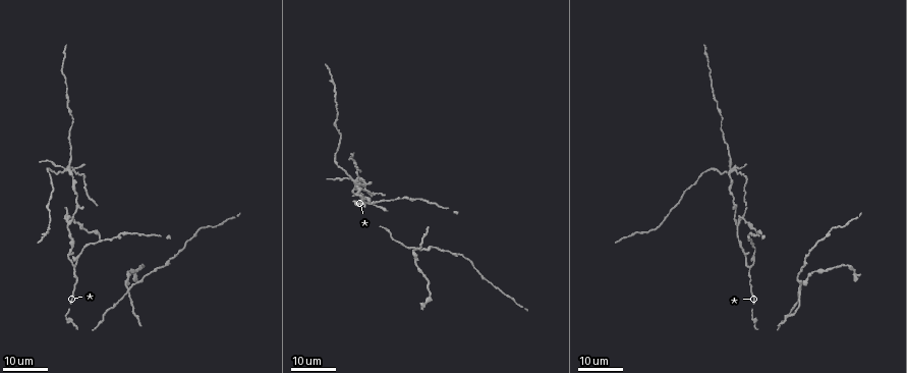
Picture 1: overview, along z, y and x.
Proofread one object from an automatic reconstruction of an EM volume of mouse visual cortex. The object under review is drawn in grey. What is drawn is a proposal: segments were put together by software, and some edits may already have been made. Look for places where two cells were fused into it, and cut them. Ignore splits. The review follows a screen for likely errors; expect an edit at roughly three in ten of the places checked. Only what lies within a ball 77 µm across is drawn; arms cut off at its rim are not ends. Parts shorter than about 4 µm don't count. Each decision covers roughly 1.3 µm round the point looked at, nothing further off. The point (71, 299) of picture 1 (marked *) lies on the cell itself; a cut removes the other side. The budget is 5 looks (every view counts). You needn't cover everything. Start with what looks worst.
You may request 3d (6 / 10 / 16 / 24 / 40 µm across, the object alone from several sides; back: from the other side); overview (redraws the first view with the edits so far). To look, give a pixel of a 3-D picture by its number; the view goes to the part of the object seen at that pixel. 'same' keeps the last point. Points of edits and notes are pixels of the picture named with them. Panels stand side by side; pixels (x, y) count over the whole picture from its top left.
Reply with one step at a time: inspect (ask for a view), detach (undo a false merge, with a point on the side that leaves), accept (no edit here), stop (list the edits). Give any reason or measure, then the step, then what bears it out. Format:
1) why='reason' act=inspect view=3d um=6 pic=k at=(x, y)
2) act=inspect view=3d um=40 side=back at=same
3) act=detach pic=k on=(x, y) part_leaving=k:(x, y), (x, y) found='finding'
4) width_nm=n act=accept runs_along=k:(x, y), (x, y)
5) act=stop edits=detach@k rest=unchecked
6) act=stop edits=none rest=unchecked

act=inspect view=3d um=16 pic=1 at=(736, 222)

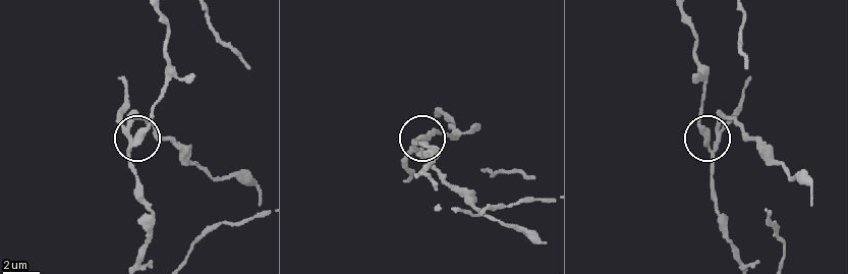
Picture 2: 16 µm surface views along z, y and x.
why='zoom in' act=inspect view=3d um=6 pic=2 at=(135, 137)

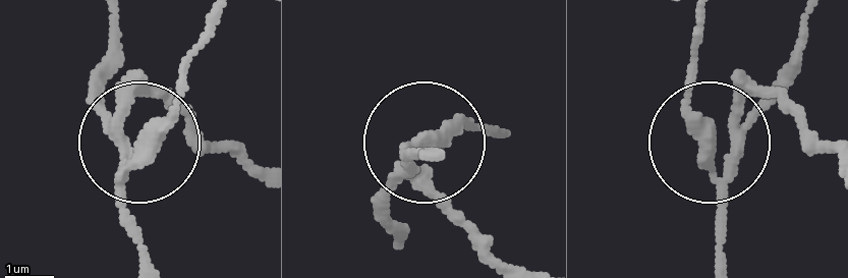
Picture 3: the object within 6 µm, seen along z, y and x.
act=detach pic=3 on=(116, 119) part_leaving=3:(119, 185), (123, 116), (155, 92), (228, 153) found='two cells meet here'

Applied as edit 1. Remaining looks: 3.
act=inspect view=overview

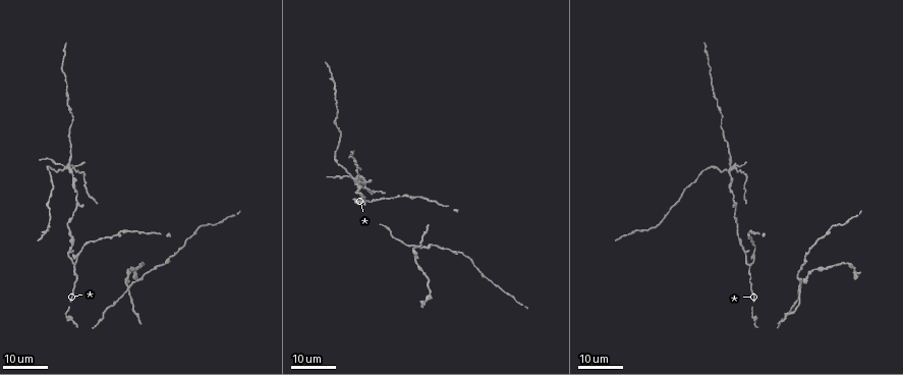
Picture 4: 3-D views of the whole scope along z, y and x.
act=inspect view=3d um=16 pic=4 at=(128, 287)

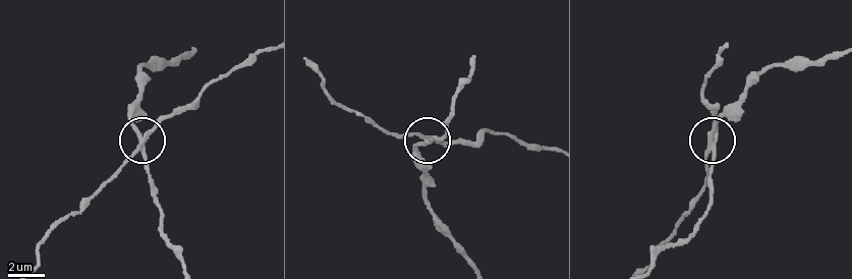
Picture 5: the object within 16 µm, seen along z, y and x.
why='zoom in' act=inspect view=3d um=10 pic=5 at=(715, 134)

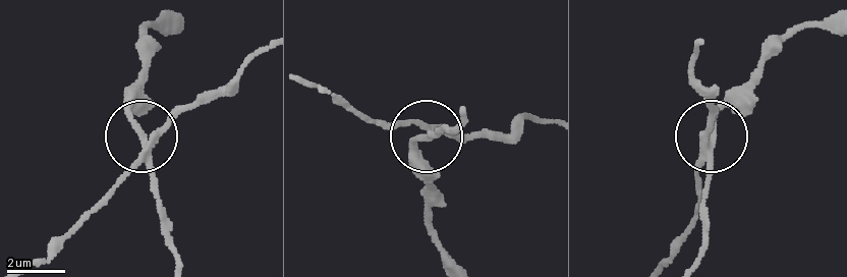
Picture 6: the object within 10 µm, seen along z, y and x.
width_nm=210 act=detach pic=6 on=(158, 197) found='two cells meet here'

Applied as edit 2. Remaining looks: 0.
act=stop edits=detach@3,detach@6 rest=unchecked

